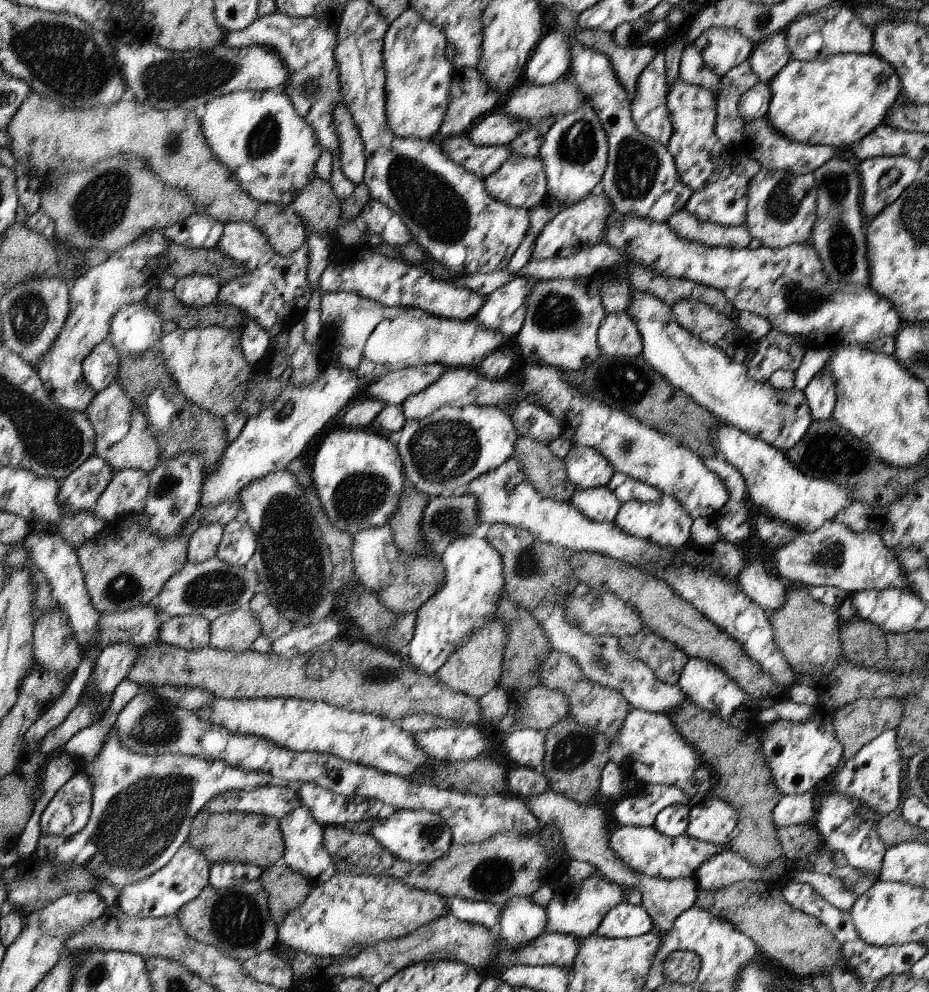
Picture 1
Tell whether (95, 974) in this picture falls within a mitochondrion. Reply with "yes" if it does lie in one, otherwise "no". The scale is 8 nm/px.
yes

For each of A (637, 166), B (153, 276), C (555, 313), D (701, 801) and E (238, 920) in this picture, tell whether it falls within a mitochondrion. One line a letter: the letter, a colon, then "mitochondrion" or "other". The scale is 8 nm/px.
A: mitochondrion
B: other
C: mitochondrion
D: other
E: mitochondrion

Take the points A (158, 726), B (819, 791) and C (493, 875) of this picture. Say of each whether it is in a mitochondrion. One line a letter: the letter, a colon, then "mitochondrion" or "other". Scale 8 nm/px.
A: mitochondrion
B: other
C: mitochondrion

